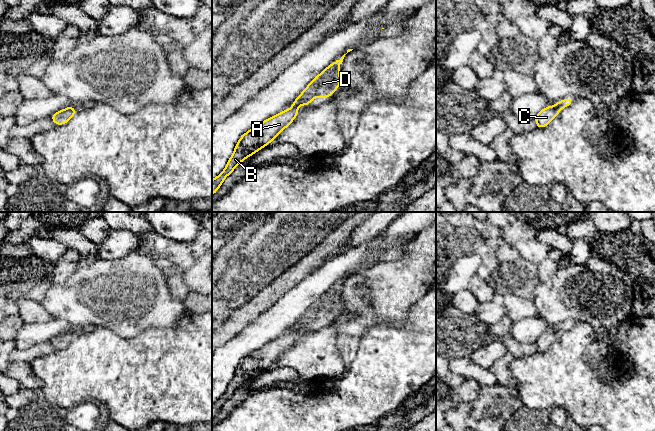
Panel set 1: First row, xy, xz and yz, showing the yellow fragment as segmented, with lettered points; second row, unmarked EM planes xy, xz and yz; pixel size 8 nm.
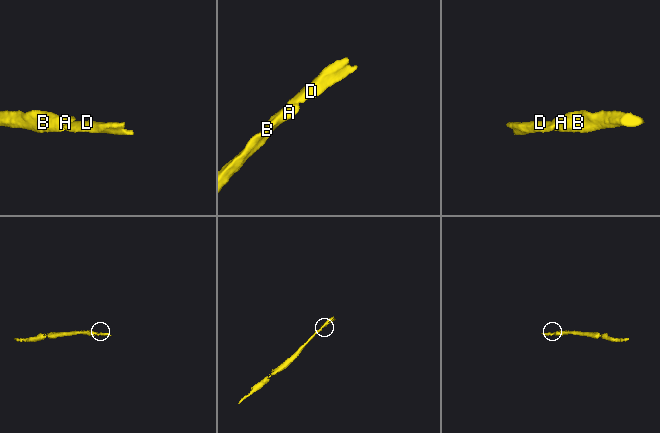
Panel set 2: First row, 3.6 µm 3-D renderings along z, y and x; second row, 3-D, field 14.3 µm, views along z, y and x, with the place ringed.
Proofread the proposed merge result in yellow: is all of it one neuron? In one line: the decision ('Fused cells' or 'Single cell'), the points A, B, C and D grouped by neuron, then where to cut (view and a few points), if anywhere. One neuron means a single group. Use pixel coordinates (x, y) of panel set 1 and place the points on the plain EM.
Single cell. Groups: A B C D. No split

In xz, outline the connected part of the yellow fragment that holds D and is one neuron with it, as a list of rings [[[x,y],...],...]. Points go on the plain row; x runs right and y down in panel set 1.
[[[346,278],[340,284],[336,284],[317,301],[315,301],[306,313],[293,325],[292,331],[272,340],[261,348],[254,350],[244,357],[237,366],[234,377],[227,386],[224,394],[212,404],[212,420],[222,409],[224,403],[230,399],[236,390],[261,372],[269,369],[292,345],[298,337],[298,329],[308,330],[315,321],[328,322],[341,309],[339,291]]]

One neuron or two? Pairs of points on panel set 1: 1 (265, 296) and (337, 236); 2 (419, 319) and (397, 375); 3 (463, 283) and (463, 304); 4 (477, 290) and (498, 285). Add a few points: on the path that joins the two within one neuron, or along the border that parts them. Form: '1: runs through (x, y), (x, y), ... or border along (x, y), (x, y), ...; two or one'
1: runs through (283, 284), (319, 253); one
2: runs through (419, 333), (419, 345), (403, 361); one
3: border along (467, 289), (459, 291); two
4: border along (485, 280), (496, 293); two

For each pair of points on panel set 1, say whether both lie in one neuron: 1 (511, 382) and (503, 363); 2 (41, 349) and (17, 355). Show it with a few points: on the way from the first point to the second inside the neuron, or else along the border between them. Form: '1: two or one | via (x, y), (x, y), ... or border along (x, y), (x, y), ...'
1: one | via (506, 377), (503, 374), (503, 368)
2: one | via (35, 351), (28, 355), (23, 355)

